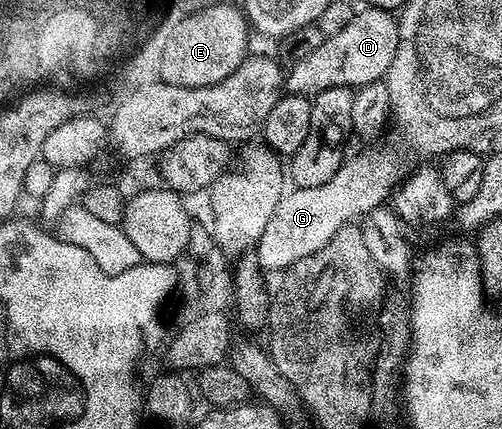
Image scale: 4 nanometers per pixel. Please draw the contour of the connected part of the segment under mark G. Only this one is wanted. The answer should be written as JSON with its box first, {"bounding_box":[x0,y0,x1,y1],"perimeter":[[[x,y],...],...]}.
{"bounding_box":[256,152,404,269],"perimeter":[[[362,152],[359,156],[343,159],[340,170],[324,182],[324,186],[294,188],[283,195],[268,226],[256,245],[259,269],[284,268],[290,260],[318,252],[345,224],[355,223],[375,208],[387,203],[403,179],[404,171],[390,152]]]}

